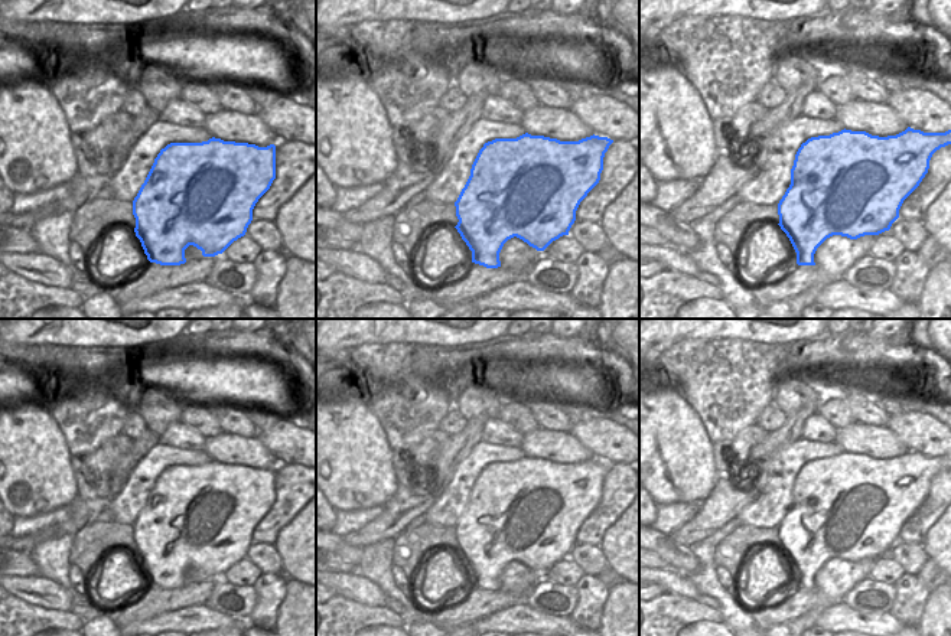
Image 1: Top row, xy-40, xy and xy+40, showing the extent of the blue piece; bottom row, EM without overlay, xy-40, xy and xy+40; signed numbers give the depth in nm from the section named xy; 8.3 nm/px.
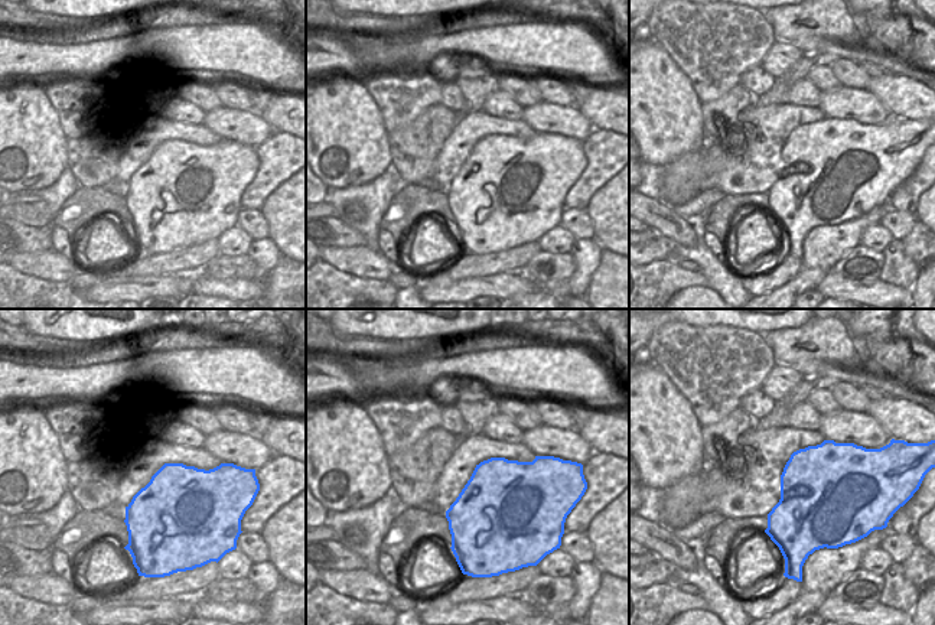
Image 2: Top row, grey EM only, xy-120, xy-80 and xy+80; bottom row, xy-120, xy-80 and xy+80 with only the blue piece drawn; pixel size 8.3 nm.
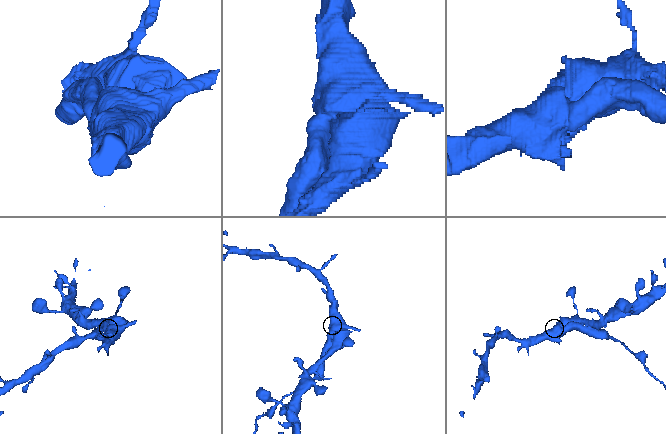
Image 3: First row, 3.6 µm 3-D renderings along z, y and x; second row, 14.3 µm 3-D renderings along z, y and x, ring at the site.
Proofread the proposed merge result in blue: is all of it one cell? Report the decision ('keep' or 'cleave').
cleave

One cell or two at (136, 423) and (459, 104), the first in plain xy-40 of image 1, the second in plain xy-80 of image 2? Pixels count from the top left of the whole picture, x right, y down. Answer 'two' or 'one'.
one

